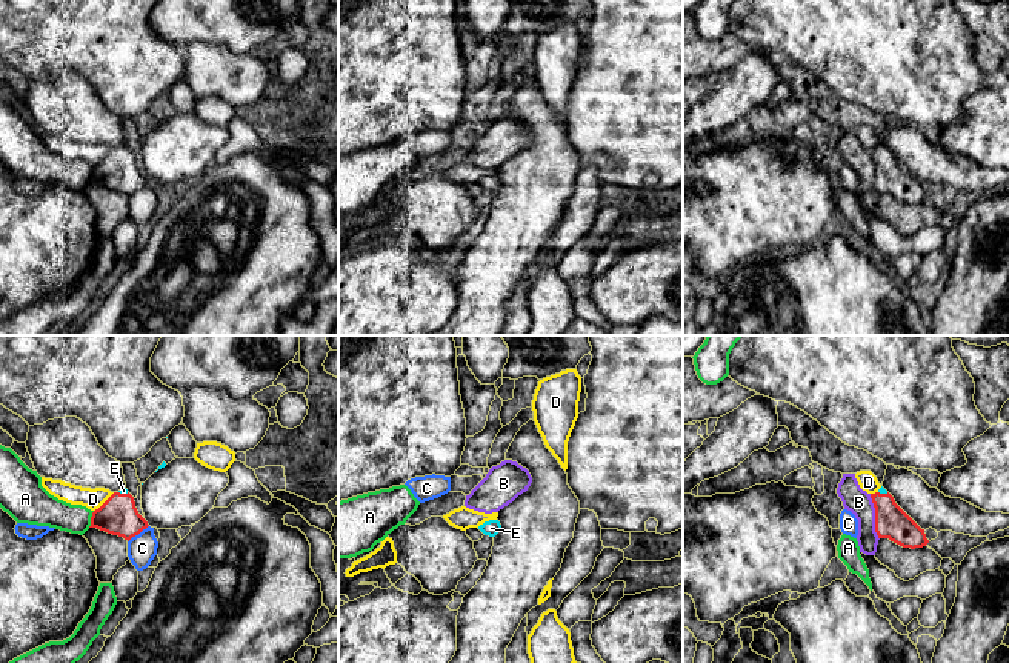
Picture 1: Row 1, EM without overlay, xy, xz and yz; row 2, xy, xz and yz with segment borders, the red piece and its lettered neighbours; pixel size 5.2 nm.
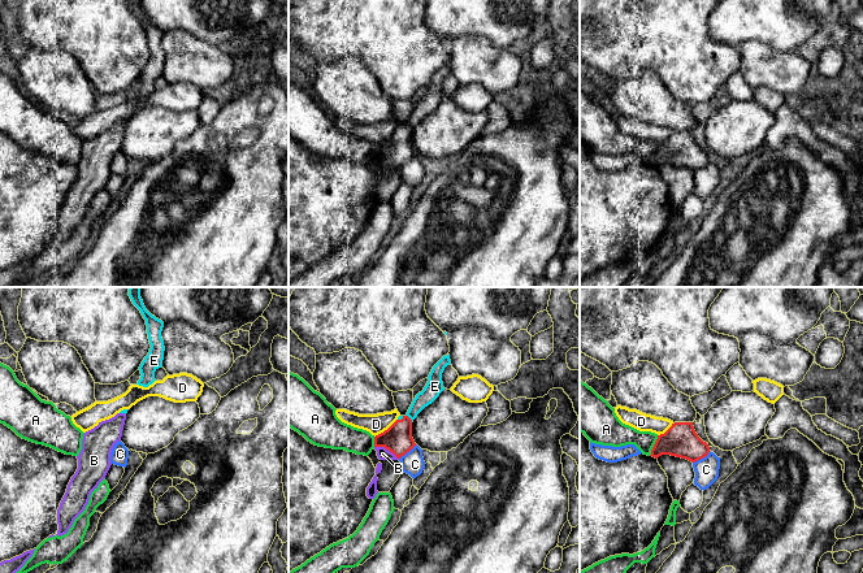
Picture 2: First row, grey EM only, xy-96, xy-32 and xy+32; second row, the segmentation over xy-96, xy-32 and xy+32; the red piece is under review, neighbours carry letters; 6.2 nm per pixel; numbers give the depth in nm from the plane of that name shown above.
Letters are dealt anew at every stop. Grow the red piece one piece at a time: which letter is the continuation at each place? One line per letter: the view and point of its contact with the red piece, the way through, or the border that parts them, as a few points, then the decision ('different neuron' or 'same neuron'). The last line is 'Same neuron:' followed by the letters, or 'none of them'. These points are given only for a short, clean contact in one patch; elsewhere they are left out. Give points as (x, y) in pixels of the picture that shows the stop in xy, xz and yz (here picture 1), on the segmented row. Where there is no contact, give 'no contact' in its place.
A: meets red in xy at (91, 519); border along xy (94, 511), (88, 526); different neuron
B: meets red in yz at (875, 517); border along yz (869, 494), (874, 503), (874, 531), (879, 539); different neuron
C: meets red in xy at (137, 534); different neuron
D: meets red in xy at (105, 502); border along xy (114, 493), (94, 511); different neuron
E: meets red in xy at (123, 494); runs through xy (117, 516), (123, 494), (123, 491); same neuron
Same neuron: E

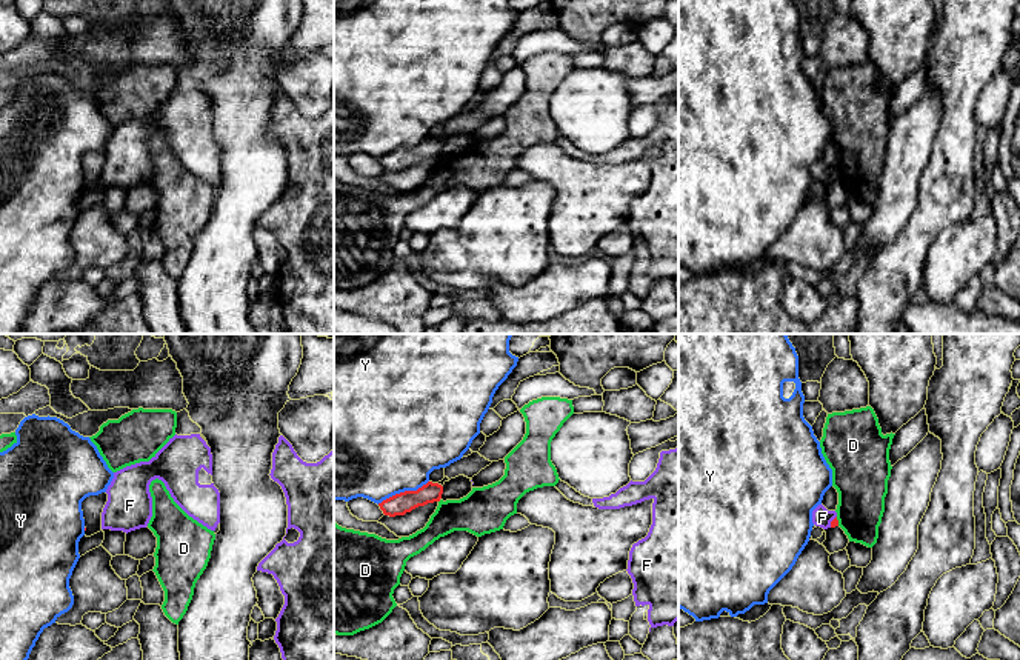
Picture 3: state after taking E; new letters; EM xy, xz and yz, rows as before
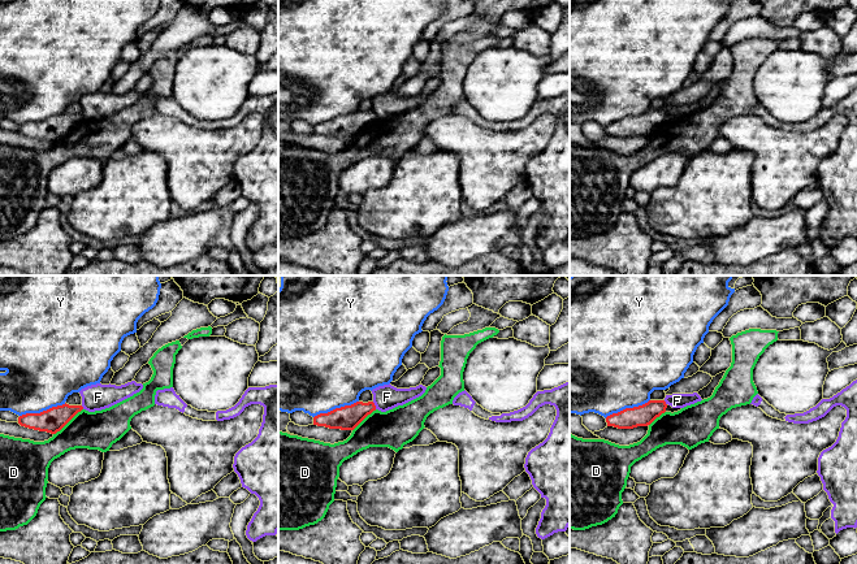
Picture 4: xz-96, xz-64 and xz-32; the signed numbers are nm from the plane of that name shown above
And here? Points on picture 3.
D: meets red in yz at (837, 522); different neuron
F: meets red in yz at (831, 522); border along yz (836, 516), (830, 526); different neuron
Y: meets red in xz at (402, 493); different neuron
Same neuron: none of them

